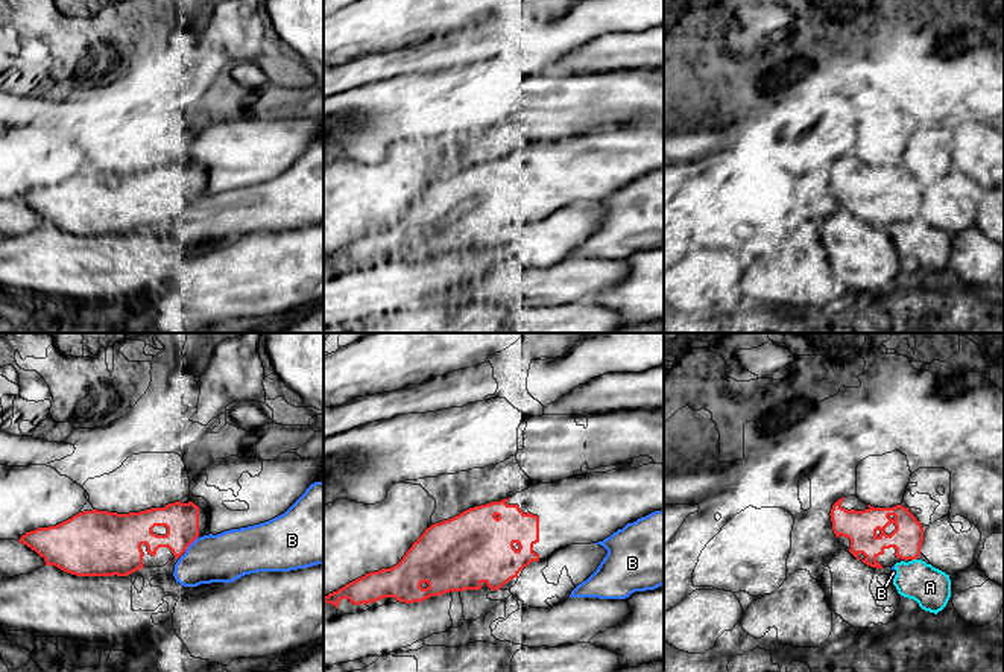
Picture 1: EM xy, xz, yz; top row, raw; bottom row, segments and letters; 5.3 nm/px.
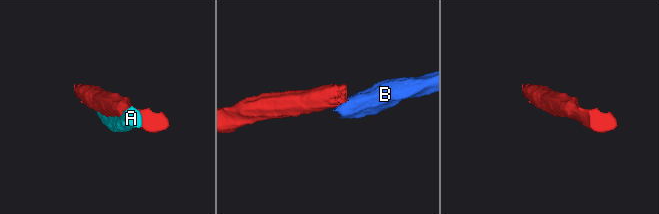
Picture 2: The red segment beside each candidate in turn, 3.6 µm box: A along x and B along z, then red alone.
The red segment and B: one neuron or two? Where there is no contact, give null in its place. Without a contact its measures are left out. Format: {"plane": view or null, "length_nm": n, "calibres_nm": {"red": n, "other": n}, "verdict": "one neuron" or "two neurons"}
{"plane": "xy", "length_nm": 100, "calibres_nm": {"red": 180, "other": 260}, "verdict": "one neuron"}

